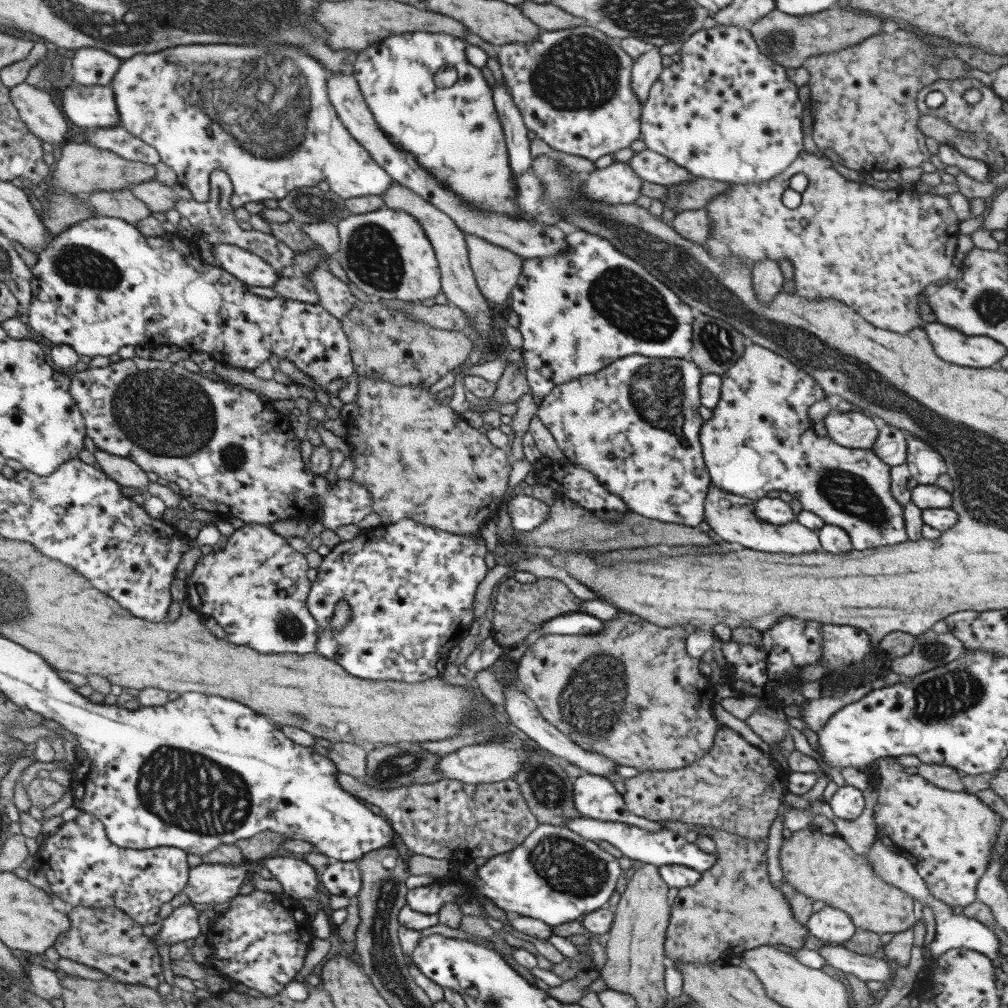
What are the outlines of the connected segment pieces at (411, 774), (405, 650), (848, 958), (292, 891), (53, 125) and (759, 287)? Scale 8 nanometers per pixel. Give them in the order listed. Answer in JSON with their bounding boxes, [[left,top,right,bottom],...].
[[361,742,443,790],[307,519,489,682],[817,945,900,982],[258,856,318,901],[10,83,66,144],[752,258,784,302]]

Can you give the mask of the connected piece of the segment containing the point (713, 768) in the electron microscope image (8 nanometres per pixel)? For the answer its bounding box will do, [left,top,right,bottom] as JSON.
[623,726,789,841]

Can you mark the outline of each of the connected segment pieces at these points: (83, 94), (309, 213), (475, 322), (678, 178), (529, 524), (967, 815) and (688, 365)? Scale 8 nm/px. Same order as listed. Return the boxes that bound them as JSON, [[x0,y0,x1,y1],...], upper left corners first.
[[62,86,121,129],[278,187,348,224],[382,181,496,339],[628,149,694,188],[507,493,549,532],[867,757,1004,908],[536,355,712,527]]

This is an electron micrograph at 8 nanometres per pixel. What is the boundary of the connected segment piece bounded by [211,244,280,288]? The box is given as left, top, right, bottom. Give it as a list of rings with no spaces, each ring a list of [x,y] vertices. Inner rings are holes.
[[[217,244],[212,246],[211,252],[226,272],[248,286],[273,288],[273,284],[280,278],[280,273],[276,272],[264,259],[239,246]]]

